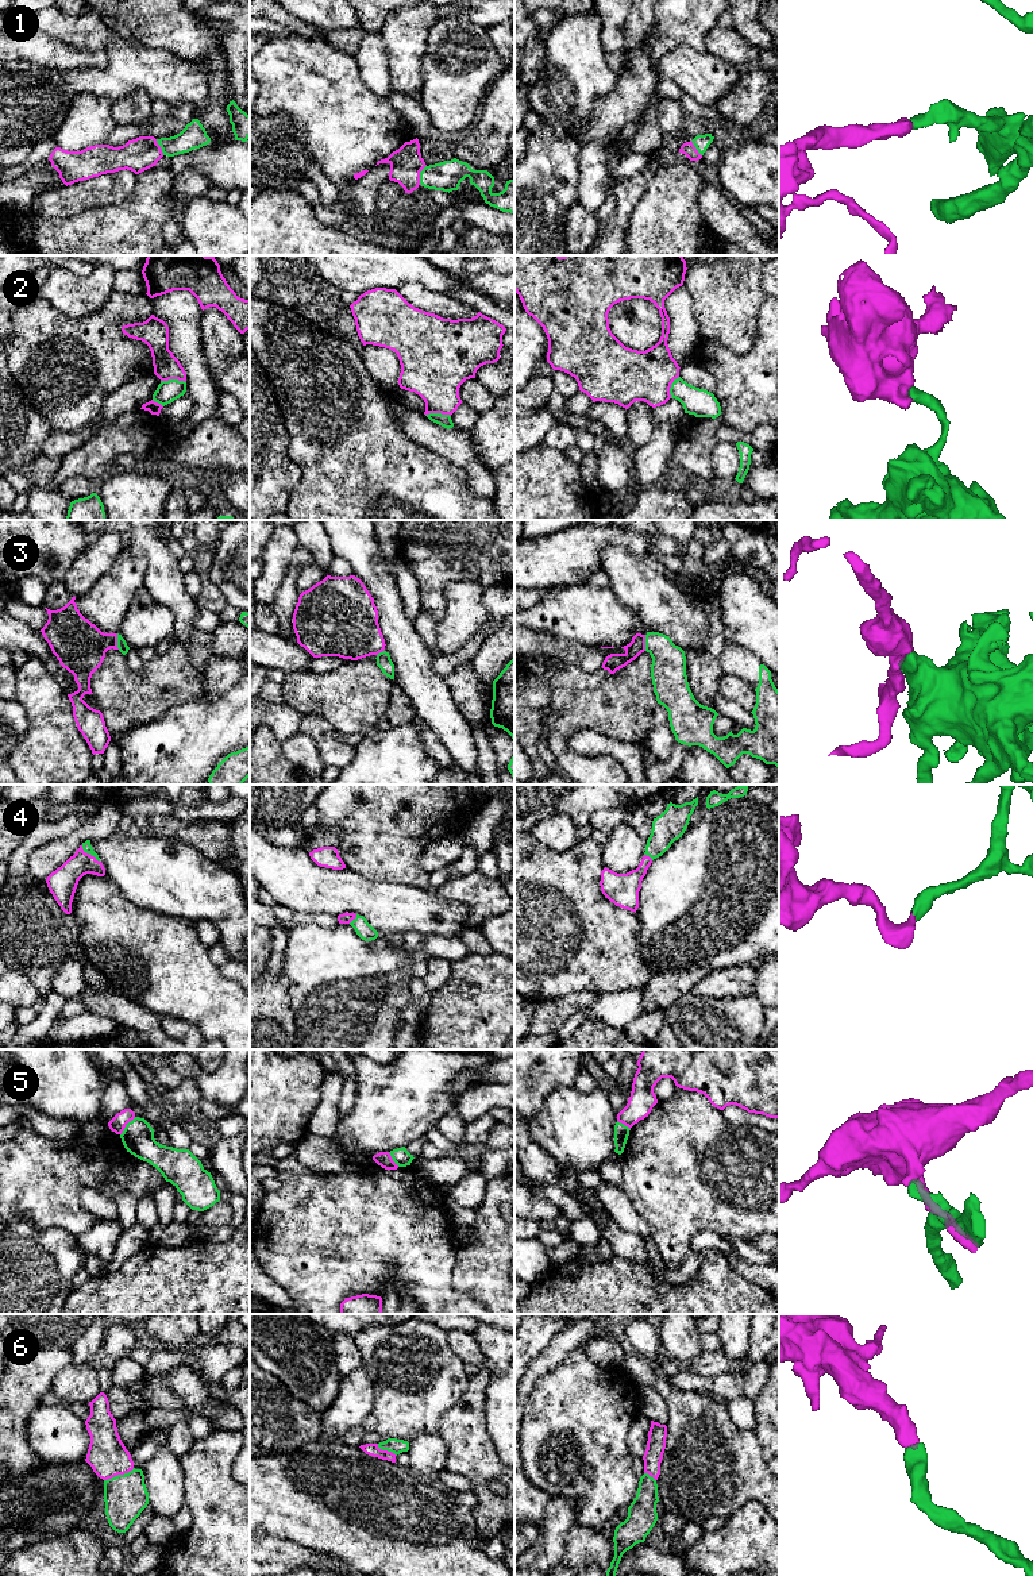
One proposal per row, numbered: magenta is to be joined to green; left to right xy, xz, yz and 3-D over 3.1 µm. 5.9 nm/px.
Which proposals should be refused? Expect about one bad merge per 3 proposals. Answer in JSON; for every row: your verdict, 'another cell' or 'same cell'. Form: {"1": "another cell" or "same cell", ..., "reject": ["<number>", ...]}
{"1": "same cell", "2": "another cell", "3": "another cell", "4": "same cell", "5": "another cell", "6": "same cell", "reject": ["2", "3", "5"]}

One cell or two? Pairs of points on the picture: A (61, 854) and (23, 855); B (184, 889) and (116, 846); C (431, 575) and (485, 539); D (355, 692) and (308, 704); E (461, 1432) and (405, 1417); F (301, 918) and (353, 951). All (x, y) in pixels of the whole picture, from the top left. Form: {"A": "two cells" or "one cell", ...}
{"A": "two cells", "B": "one cell", "C": "one cell", "D": "one cell", "E": "two cells", "F": "two cells"}

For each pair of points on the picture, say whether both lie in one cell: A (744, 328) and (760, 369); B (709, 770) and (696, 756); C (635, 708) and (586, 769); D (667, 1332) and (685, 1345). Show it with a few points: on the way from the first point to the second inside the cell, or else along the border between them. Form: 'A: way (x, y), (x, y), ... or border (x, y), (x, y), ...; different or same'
A: border (758, 316), (758, 335), (746, 353), (720, 346); different
B: way (706, 767), (698, 759); same
C: way (606, 708), (588, 708), (562, 733), (562, 746); same
D: way (671, 1332), (681, 1341); same

